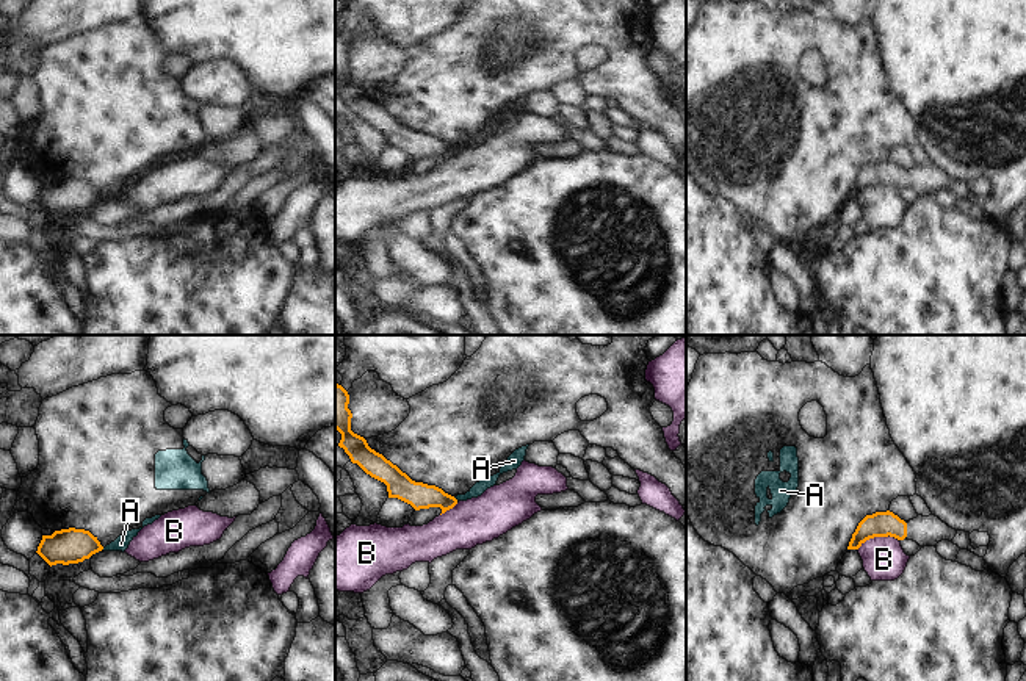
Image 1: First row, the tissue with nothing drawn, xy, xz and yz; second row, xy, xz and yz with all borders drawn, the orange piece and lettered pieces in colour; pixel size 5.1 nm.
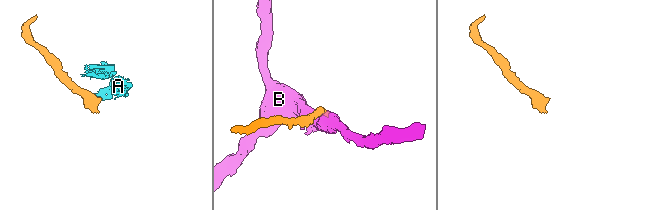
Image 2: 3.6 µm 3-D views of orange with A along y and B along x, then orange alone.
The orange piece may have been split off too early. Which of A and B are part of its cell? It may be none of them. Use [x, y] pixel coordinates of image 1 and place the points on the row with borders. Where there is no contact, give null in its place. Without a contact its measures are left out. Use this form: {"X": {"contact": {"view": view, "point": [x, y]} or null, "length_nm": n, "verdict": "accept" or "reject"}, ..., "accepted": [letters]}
{"A": {"contact": {"view": "xz", "point": [455, 498]}, "length_nm": 40, "verdict": "reject"}, "B": {"contact": {"view": "yz", "point": [877, 536]}, "length_nm": 220, "verdict": "reject"}, "accepted": []}

